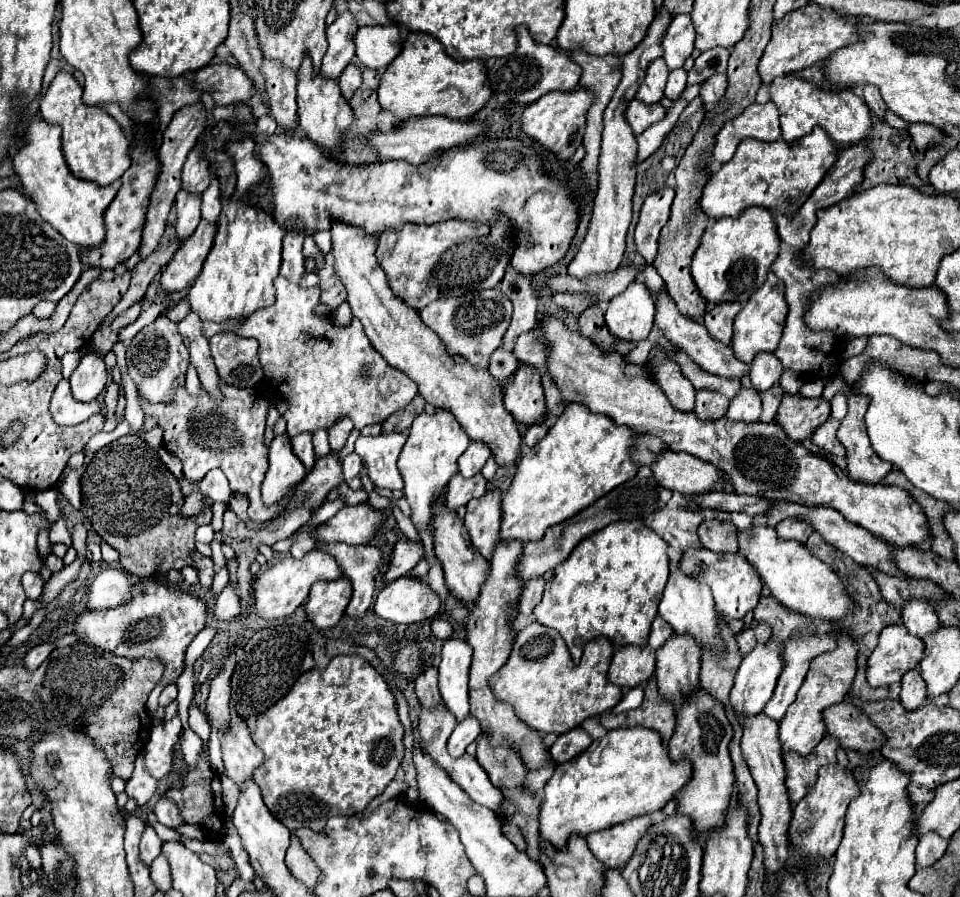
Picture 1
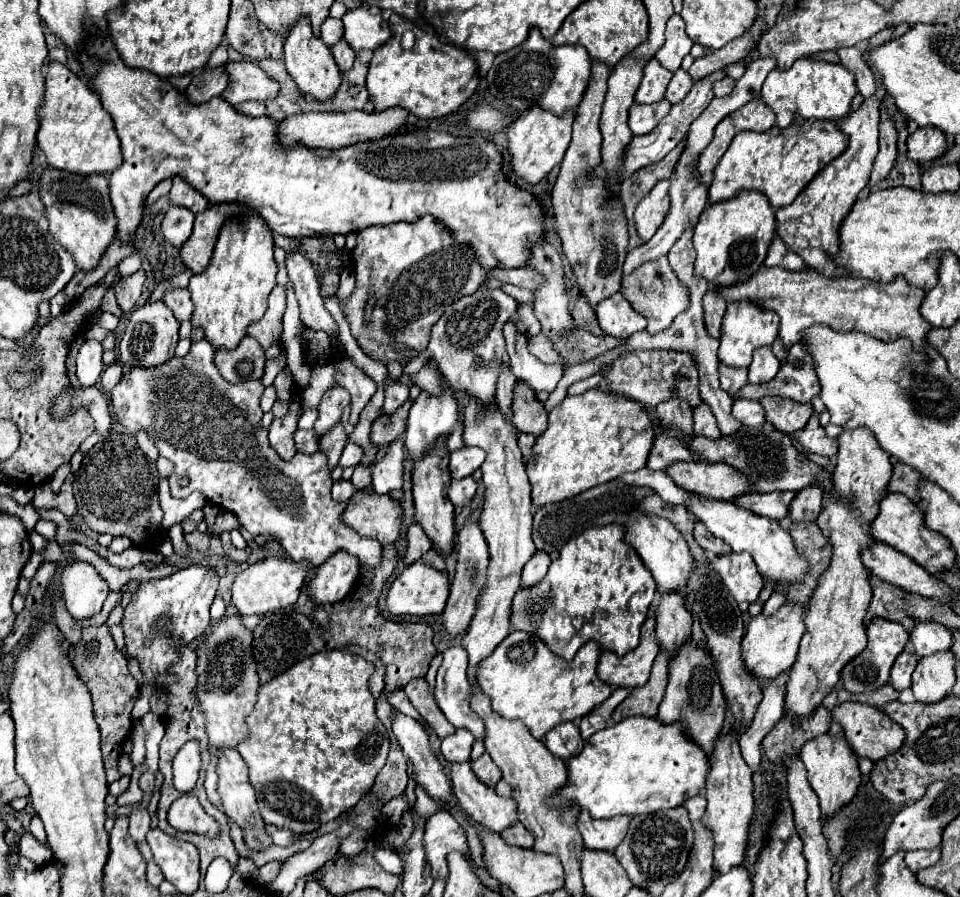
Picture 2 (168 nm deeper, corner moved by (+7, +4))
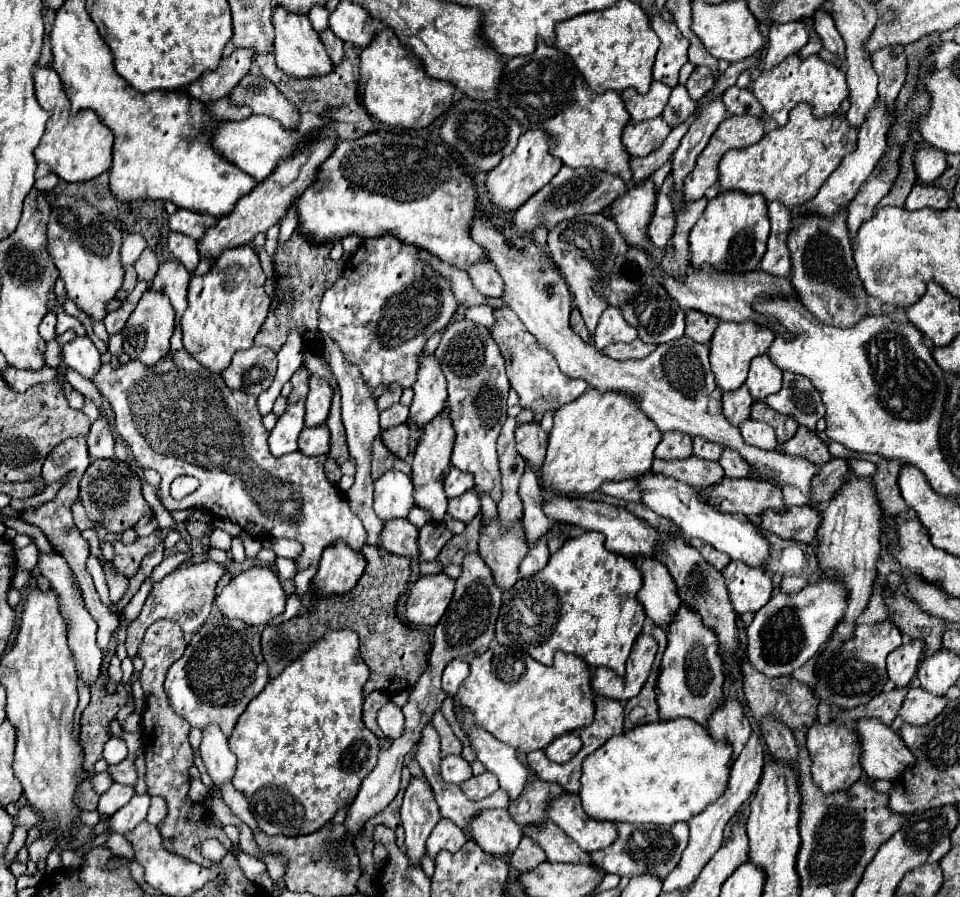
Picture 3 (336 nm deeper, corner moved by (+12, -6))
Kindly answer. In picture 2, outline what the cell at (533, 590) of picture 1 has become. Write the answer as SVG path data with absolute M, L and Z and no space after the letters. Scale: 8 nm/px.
M535 552L533 558L523 568L523 582L521 582L521 586L523 588L531 588L531 586L539 584L545 578L545 574L547 574L549 564L551 564L551 560L549 560L547 554Z

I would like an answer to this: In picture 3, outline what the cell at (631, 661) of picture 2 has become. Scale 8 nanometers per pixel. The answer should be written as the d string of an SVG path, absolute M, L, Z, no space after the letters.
M640 634L626 662L626 674L620 678L610 668L600 666L592 678L594 692L618 702L628 702L630 698L634 698L642 690L650 674L656 650L658 650L656 640L650 634Z

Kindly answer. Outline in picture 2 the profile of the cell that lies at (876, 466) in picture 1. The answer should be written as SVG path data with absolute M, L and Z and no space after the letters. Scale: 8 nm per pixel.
M843 428L843 432L837 436L837 442L837 466L833 470L835 492L839 496L855 498L849 506L845 506L843 500L827 500L825 512L817 518L819 528L823 528L823 534L833 544L833 558L827 572L819 578L819 586L809 602L809 610L805 614L807 630L801 638L797 660L789 670L785 710L791 718L799 720L809 718L823 704L825 696L837 686L847 660L853 660L867 644L863 618L871 600L871 586L867 586L869 572L859 554L863 546L873 542L869 536L869 524L877 514L877 502L887 492L887 482L893 472L887 452L879 448L869 430Z

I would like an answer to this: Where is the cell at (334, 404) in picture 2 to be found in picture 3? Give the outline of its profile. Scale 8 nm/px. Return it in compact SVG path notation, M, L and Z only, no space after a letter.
M310 374L308 380L310 392L306 398L306 426L320 426L326 422L328 412L330 412L330 400L332 400L332 388L328 380Z

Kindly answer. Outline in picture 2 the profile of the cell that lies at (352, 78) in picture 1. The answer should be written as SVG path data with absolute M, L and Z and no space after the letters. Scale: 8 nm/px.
M339 40L339 46L333 52L333 58L339 66L341 72L349 72L353 68L353 62L355 62L355 52L351 50L351 46L345 42L345 40Z

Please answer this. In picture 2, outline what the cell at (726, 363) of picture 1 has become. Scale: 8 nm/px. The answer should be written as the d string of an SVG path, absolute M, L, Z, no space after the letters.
M719 362L719 380L725 392L737 392L747 382L747 368L731 368Z

